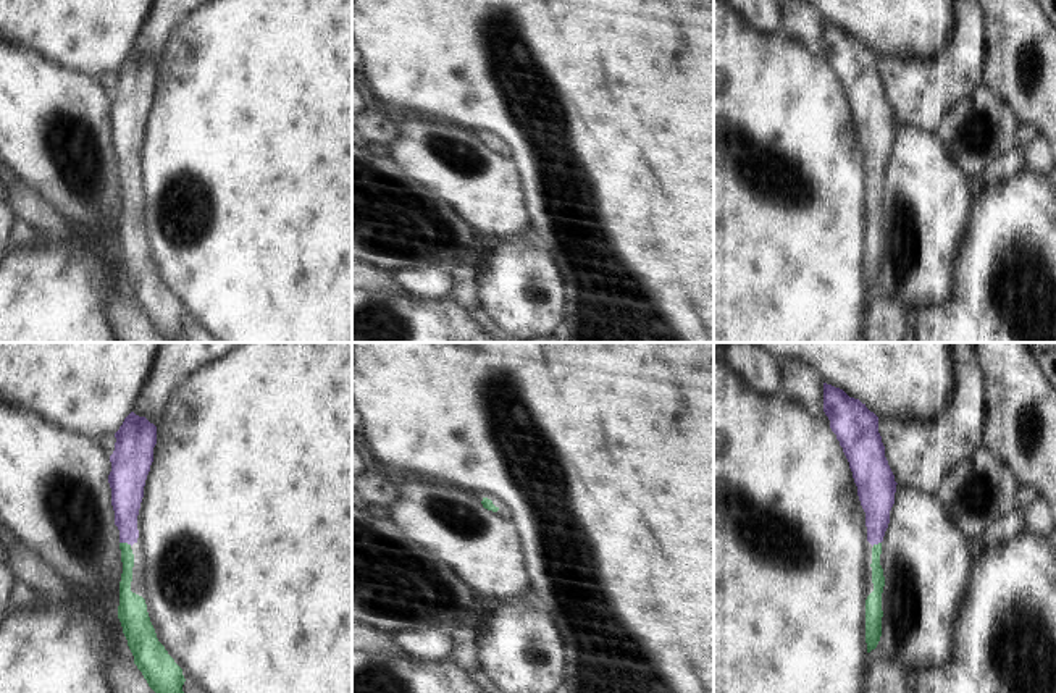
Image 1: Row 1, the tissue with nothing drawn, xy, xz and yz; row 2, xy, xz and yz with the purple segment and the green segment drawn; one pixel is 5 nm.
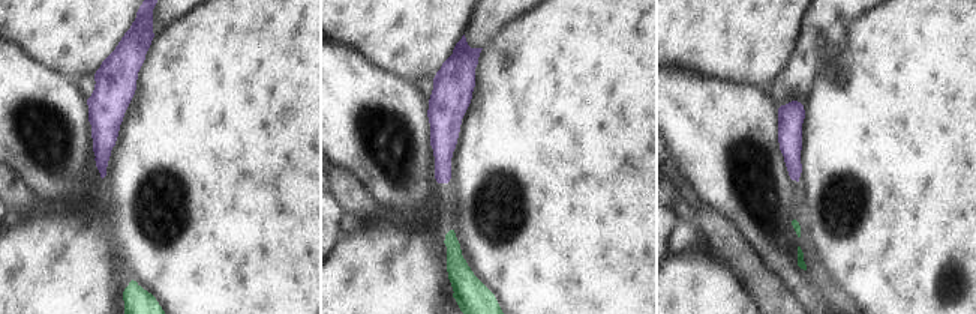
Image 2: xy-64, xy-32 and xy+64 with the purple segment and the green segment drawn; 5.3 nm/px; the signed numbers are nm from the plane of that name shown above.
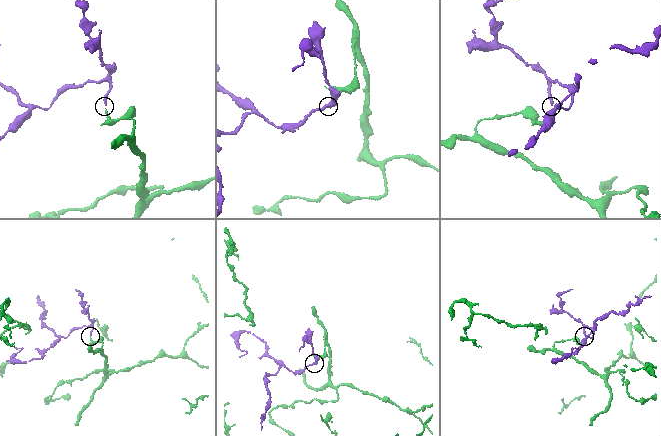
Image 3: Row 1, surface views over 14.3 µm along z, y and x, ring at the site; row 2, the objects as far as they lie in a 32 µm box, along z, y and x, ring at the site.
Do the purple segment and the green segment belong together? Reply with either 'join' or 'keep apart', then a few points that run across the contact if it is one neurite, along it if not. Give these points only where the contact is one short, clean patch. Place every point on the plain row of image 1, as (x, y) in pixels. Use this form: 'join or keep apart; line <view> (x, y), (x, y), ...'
join; line xy (126, 130), (126, 180), (126, 191)

